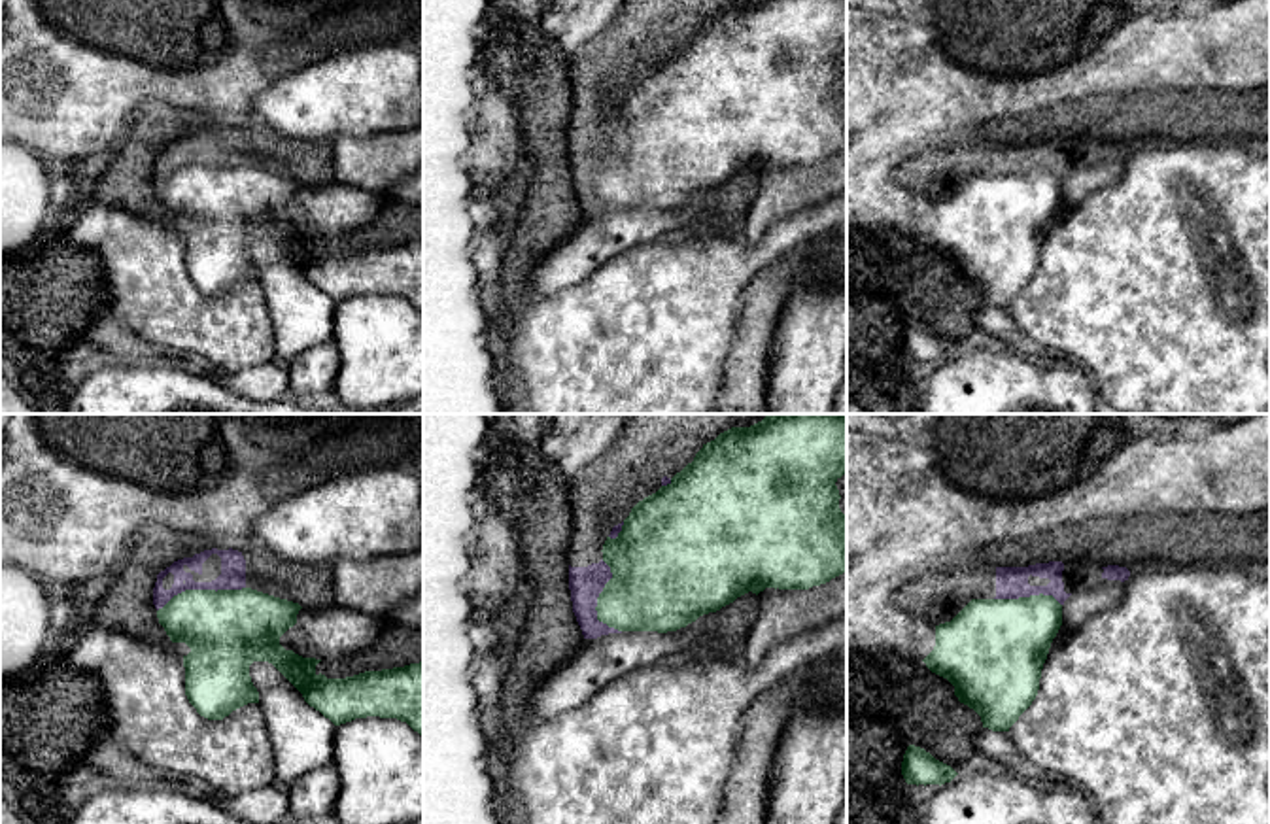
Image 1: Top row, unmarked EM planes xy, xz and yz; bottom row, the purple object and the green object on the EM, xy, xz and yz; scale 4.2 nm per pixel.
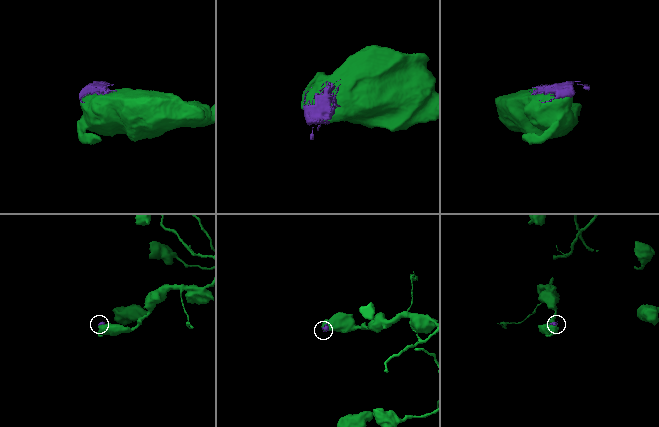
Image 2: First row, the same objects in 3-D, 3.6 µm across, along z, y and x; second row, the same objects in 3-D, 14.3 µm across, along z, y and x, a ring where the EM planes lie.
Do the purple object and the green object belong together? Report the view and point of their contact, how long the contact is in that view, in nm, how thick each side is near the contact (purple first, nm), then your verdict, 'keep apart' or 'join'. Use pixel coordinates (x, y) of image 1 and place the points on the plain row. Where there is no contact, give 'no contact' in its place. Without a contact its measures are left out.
contact xy (201, 165); length 400 nm; calibres 110 and 340 nm; keep apart

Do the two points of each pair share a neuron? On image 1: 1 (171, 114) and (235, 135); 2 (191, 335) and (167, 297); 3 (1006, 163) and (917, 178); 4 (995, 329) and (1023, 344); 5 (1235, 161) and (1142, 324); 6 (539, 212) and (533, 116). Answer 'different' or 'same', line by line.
1: different
2: same
3: same
4: same
5: same
6: same

